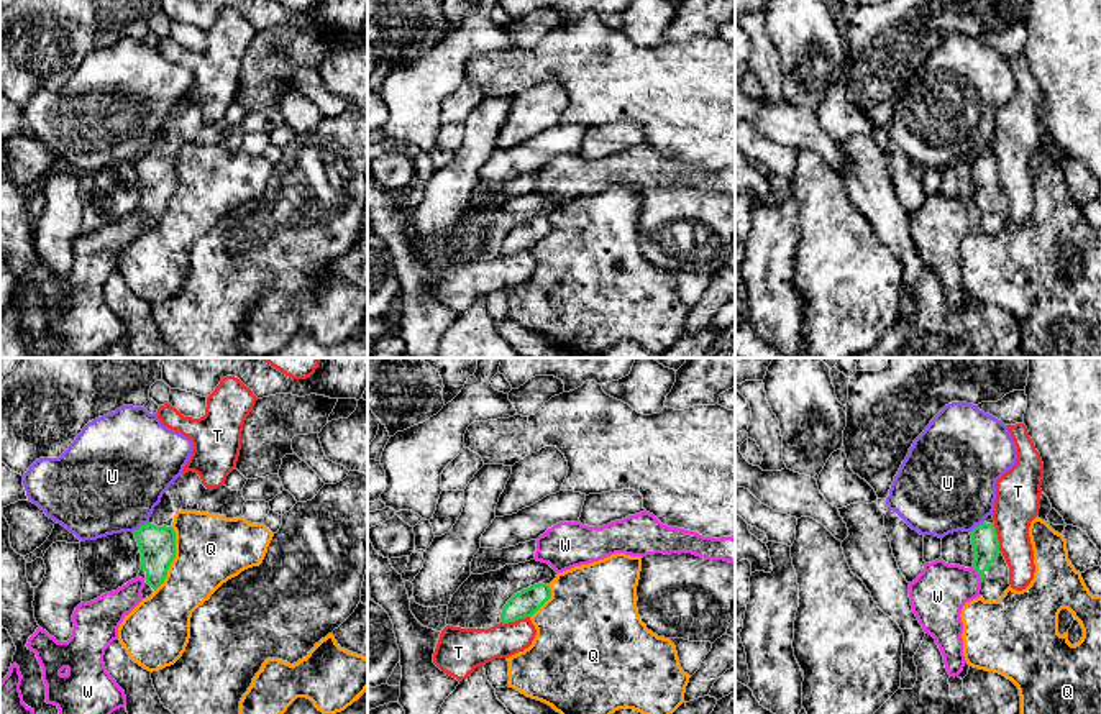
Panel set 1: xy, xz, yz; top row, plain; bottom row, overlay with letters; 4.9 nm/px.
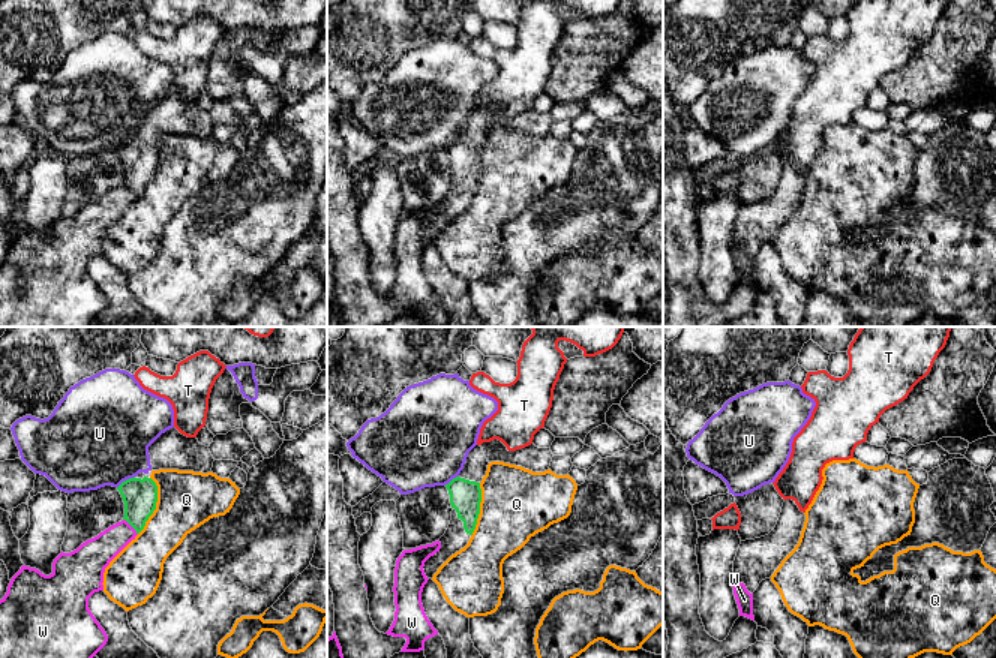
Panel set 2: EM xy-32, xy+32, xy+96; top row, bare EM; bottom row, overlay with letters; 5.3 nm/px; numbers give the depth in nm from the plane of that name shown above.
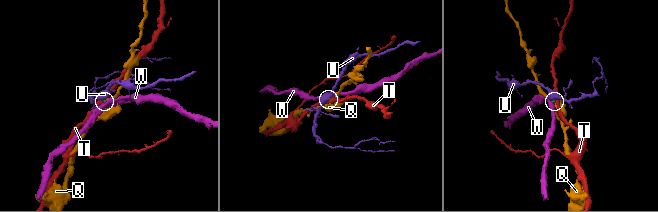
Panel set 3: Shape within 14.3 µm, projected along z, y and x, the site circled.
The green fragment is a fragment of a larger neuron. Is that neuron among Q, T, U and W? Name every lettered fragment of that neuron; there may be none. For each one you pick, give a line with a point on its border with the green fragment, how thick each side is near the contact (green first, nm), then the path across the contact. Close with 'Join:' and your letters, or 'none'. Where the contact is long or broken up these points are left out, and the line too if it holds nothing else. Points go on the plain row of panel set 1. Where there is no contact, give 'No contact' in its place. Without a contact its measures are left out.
Join: none

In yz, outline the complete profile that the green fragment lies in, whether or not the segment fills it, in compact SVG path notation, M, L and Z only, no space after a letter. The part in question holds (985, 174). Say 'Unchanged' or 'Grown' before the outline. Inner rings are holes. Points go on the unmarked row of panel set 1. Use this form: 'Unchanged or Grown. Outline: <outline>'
Grown. Outline: M980 156L971 164L975 184L973 200L981 212L980 228L985 233L998 233L1009 217L1009 199L999 184L999 172L993 156Z

